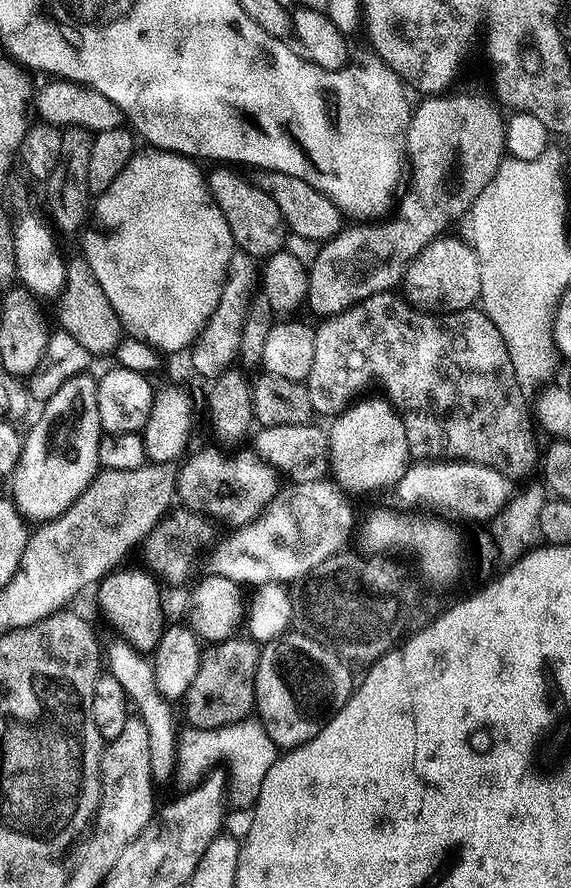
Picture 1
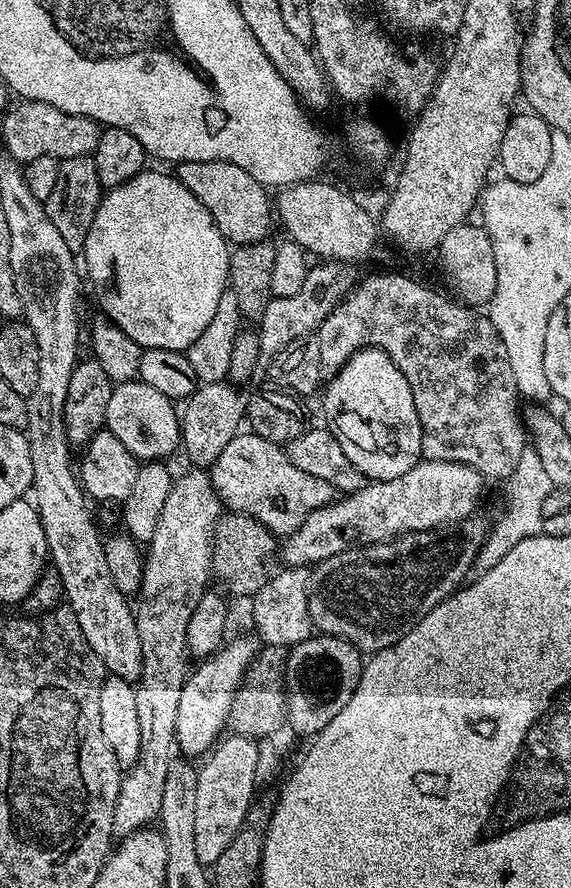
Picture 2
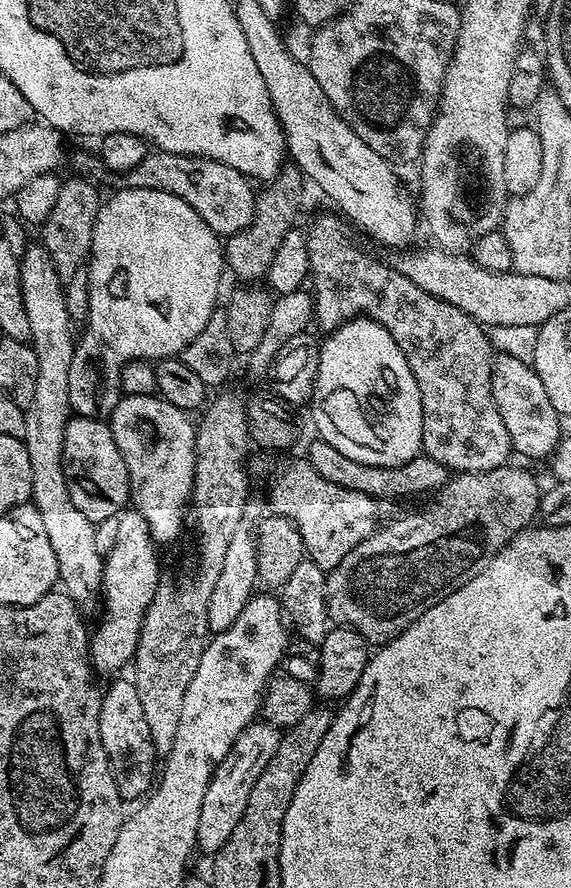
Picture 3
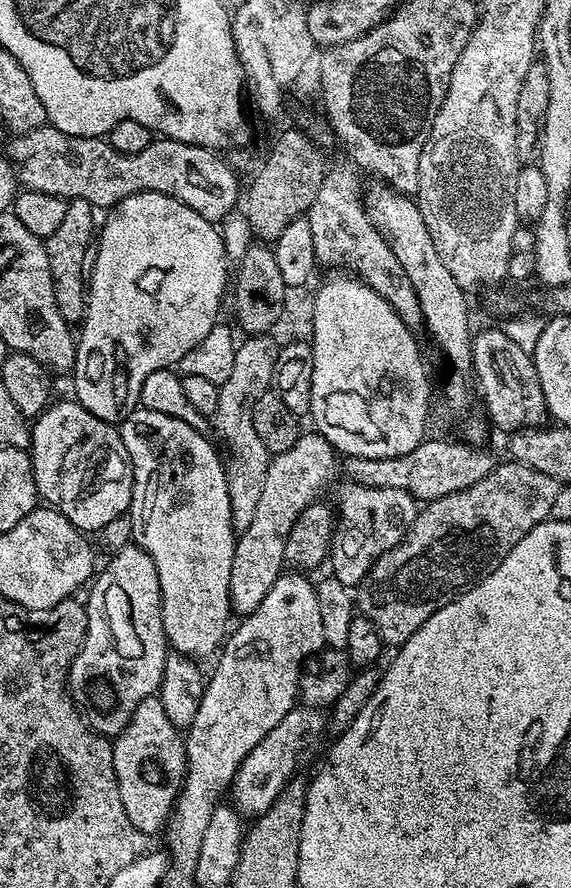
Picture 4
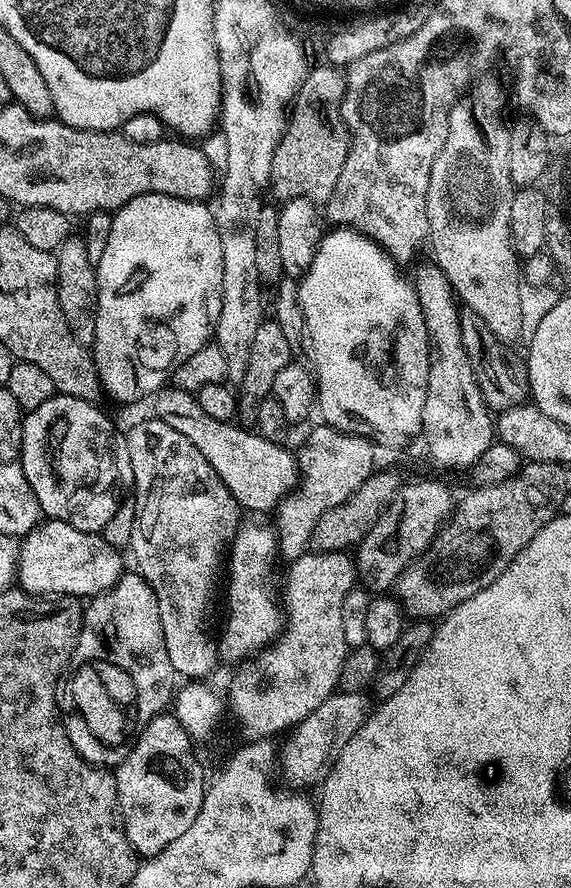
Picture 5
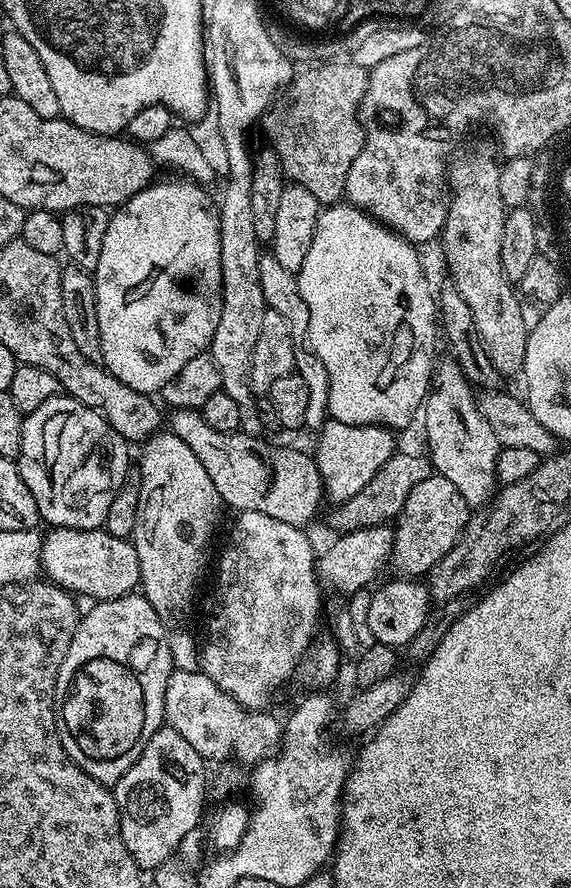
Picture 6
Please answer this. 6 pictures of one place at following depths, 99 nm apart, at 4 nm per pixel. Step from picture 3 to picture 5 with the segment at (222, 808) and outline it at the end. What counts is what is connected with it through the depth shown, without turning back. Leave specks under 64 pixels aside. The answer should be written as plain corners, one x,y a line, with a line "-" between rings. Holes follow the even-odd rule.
337,690
331,696
326,698
326,702
322,702
322,706
318,706
318,710
314,710
308,715
303,722
297,724
295,728
287,733
288,741
284,744
284,749
279,749
278,764
280,760
280,772
284,775
284,780
288,784
293,784
293,789
308,790
311,784
319,785
324,777
328,775
334,761
339,757
340,751
348,747
348,743
355,740
356,733
361,731
364,726
364,720
370,714
370,704
364,701
365,697
358,692
345,692

